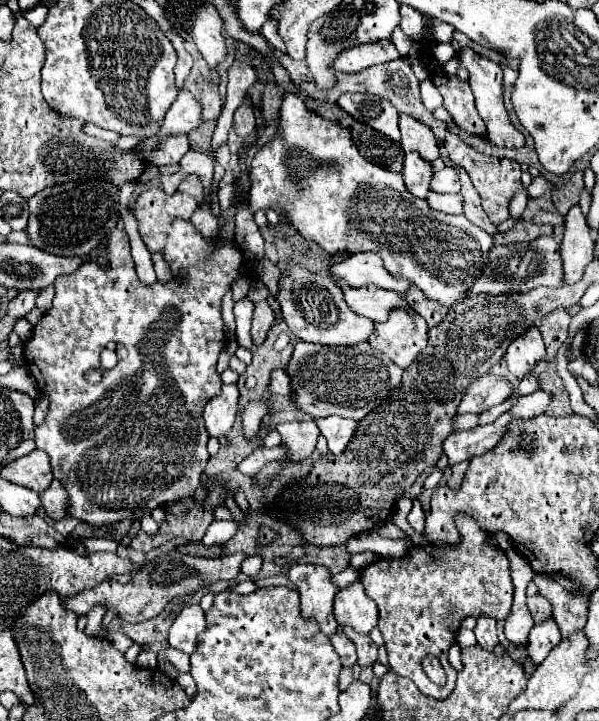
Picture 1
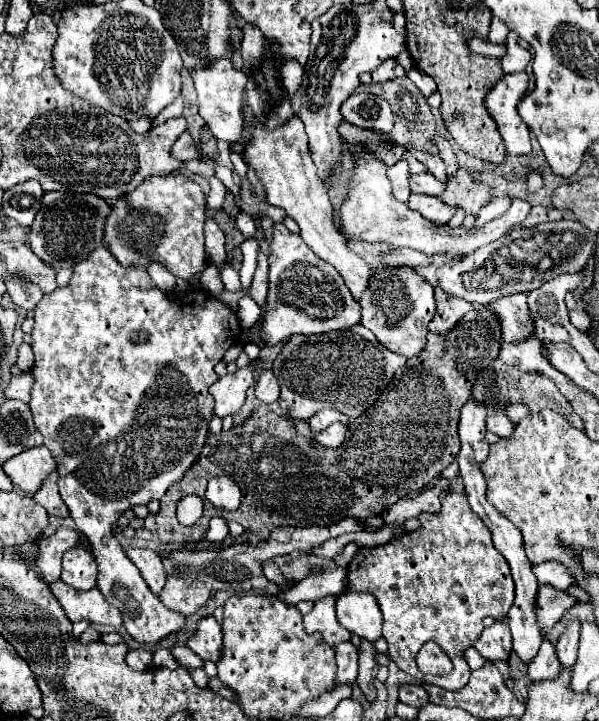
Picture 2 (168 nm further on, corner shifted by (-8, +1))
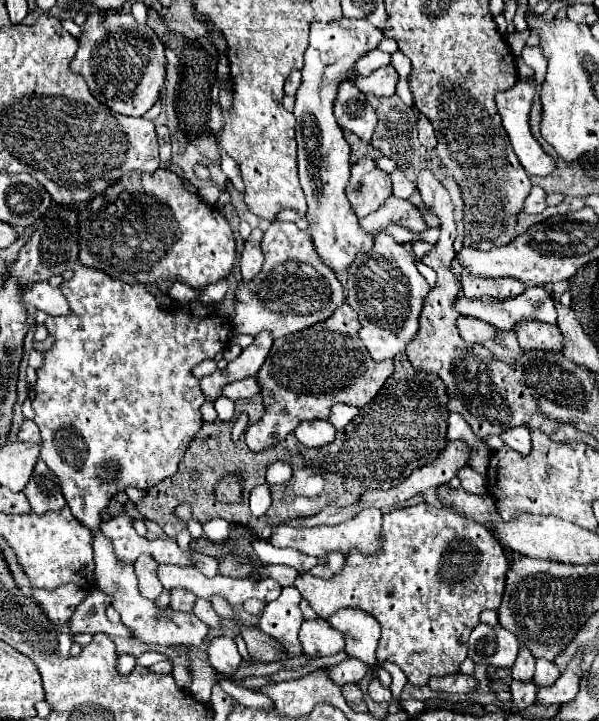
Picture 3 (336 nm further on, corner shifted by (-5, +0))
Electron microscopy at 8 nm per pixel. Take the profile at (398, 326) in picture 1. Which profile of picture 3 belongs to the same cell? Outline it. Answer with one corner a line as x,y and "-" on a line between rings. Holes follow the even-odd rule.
379,233
373,247
351,263
347,275
347,303
359,315
359,337
373,361
393,359
403,353
407,341
415,337
419,325
419,309
429,285
417,271
413,255
397,243
389,233

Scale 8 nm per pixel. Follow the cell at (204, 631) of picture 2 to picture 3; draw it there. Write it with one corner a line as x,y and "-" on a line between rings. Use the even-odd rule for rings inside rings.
229,637
211,639
207,645
207,653
209,653
209,663
219,673
235,673
243,663
235,641

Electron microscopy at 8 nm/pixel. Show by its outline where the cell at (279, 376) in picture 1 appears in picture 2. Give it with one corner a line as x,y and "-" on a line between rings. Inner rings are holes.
264,370
256,382
256,398
264,404
274,404
280,398
280,384
272,370

